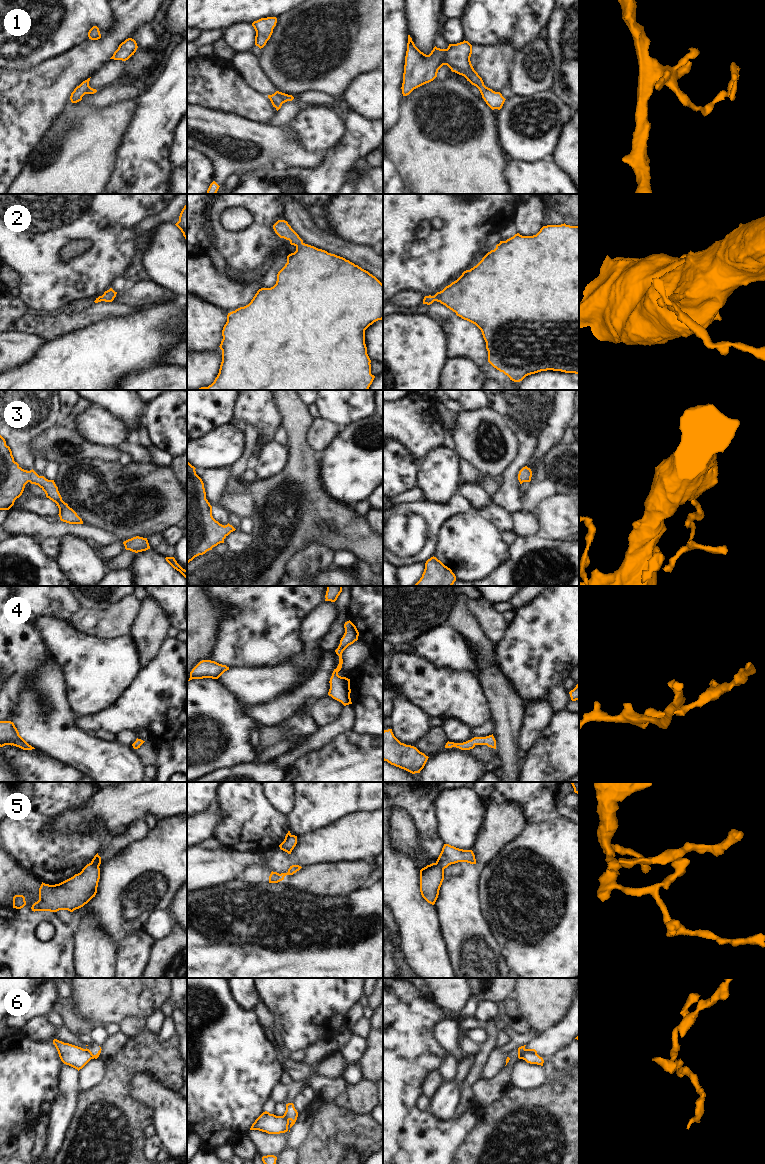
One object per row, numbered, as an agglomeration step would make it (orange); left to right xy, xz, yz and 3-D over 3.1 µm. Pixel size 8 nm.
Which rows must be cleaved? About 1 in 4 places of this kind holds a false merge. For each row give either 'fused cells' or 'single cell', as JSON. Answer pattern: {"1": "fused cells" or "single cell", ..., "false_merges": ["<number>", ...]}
{"1": "single cell", "2": "single cell", "3": "single cell", "4": "single cell", "5": "fused cells", "6": "fused cells", "false_merges": ["5", "6"]}

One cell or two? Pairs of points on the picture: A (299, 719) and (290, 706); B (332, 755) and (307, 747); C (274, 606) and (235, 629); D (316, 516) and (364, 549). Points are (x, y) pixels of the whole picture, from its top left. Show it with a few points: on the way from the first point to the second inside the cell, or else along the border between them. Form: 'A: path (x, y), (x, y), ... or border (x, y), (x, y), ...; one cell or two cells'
A: border (313, 700), (307, 699), (289, 718), (274, 725); two cells
B: border (336, 738), (331, 743), (308, 752), (295, 761); two cells
C: path (264, 616), (251, 629), (245, 629); one cell
D: path (328, 523), (347, 532), (352, 537); one cell

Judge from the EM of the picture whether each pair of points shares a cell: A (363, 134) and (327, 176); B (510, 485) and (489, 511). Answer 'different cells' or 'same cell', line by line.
A: same cell
B: different cells

